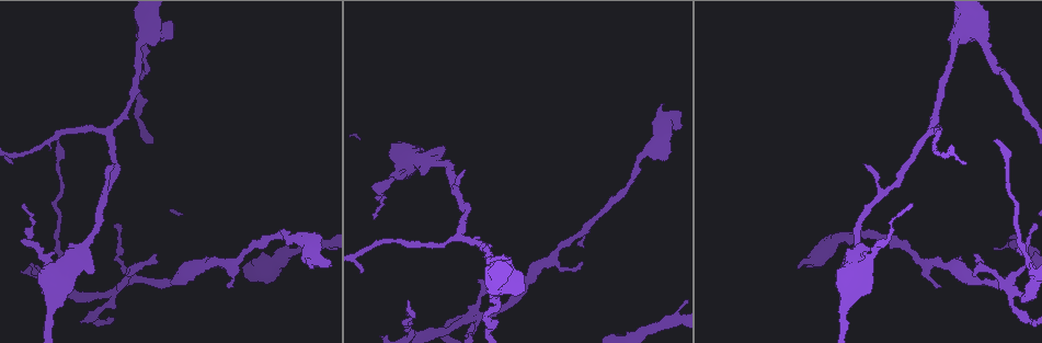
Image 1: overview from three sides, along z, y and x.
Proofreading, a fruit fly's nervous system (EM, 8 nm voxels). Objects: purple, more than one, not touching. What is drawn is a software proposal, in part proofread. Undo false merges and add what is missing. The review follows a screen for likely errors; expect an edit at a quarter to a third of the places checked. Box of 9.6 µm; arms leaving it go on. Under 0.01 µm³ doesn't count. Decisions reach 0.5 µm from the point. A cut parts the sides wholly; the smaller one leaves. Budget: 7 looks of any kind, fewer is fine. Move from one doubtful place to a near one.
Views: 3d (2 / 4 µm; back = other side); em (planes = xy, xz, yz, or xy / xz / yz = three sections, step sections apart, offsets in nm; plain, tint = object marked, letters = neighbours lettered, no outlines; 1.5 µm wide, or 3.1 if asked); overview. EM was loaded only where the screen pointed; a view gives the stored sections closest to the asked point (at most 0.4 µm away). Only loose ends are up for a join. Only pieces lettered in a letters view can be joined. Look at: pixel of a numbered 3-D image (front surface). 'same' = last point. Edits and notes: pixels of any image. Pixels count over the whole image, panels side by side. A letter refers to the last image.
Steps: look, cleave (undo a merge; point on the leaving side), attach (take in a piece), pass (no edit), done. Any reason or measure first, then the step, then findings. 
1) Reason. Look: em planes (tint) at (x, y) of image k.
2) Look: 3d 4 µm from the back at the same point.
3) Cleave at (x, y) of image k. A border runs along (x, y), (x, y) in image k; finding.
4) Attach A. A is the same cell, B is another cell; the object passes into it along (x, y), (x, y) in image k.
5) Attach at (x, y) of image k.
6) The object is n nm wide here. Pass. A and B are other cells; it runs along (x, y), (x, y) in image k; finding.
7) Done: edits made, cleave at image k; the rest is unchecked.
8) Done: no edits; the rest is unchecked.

Look: em xz step 4 (letters) at (156, 254) of image 1.

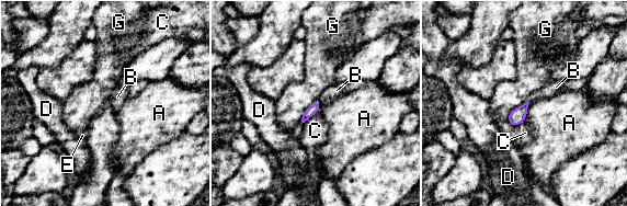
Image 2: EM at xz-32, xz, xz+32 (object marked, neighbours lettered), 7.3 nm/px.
Another direction. Look: em planes (letters) at the same point.

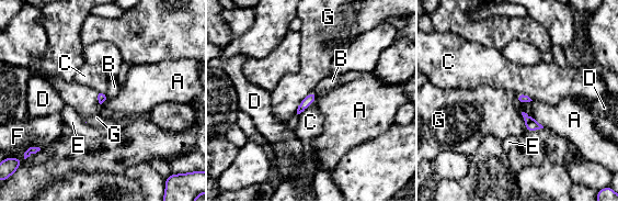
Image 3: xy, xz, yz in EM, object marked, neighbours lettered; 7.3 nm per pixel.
The longest contact is with G, 220 nm. Pass. A, B, C, D, E, F and G are other cells; a border runs along (522, 111), (533, 116), (544, 126) in image 3; no lettered piece goes on from it.

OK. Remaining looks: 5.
Look: 3d 2 µm at (118, 287) of image 1.

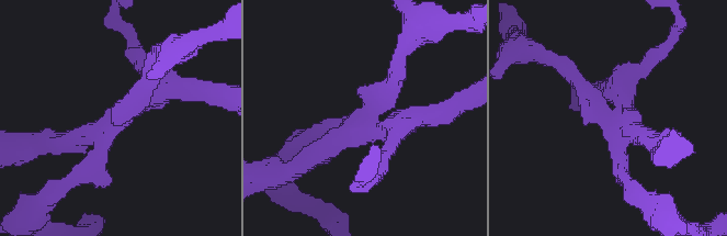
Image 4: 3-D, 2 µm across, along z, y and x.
Now the EM. Look: em yz step 8 (tint) at (623, 118) of image 4.

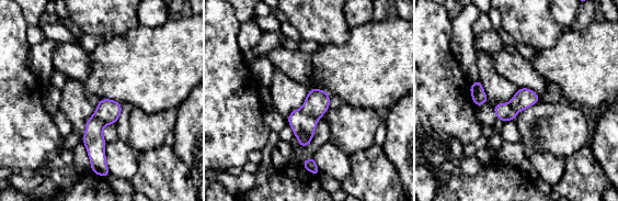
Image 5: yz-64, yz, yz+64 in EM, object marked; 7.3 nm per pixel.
Cut it another way. Look: em xz step 4 (letters) at the same point.

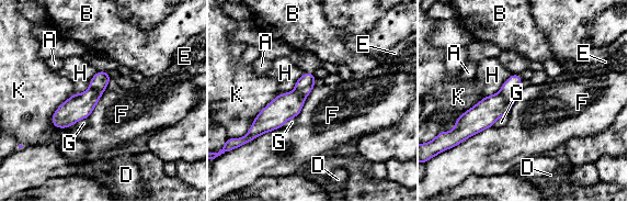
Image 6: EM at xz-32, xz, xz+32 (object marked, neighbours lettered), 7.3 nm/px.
The object is 50 nm wide here. Cleave at (100, 80) of image 6. A, B, D, E, F, G, H and K are other cells; a border runs along (90, 88), (103, 90) in image 6; two cells meet here.

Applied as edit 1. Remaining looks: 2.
Look: overview.

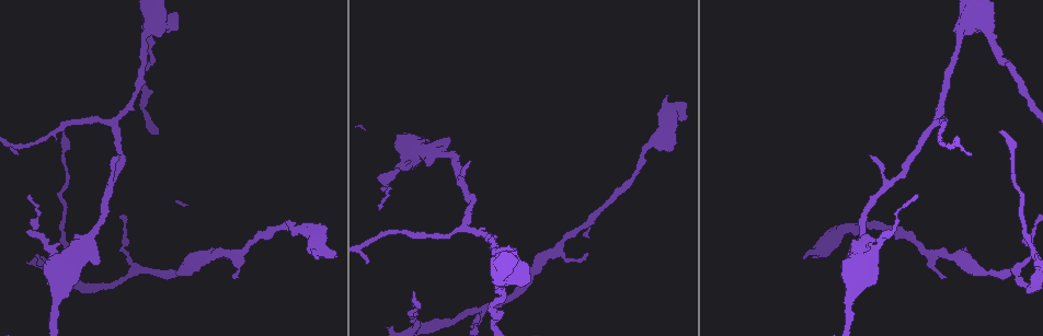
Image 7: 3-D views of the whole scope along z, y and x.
Tapers out. Look: em planes (letters) at (14, 153) of image 7.

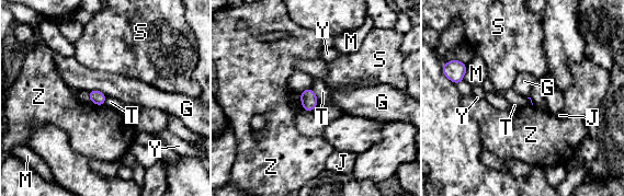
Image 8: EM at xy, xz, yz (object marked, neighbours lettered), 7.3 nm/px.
Pass. G, J, M, S, T, Y and Z are other cells; a border runs along (88, 100), (103, 106) in image 8; no lettered piece goes on from it.

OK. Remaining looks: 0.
Done: edits made, cleave at image 6; the rest is unchecked.

